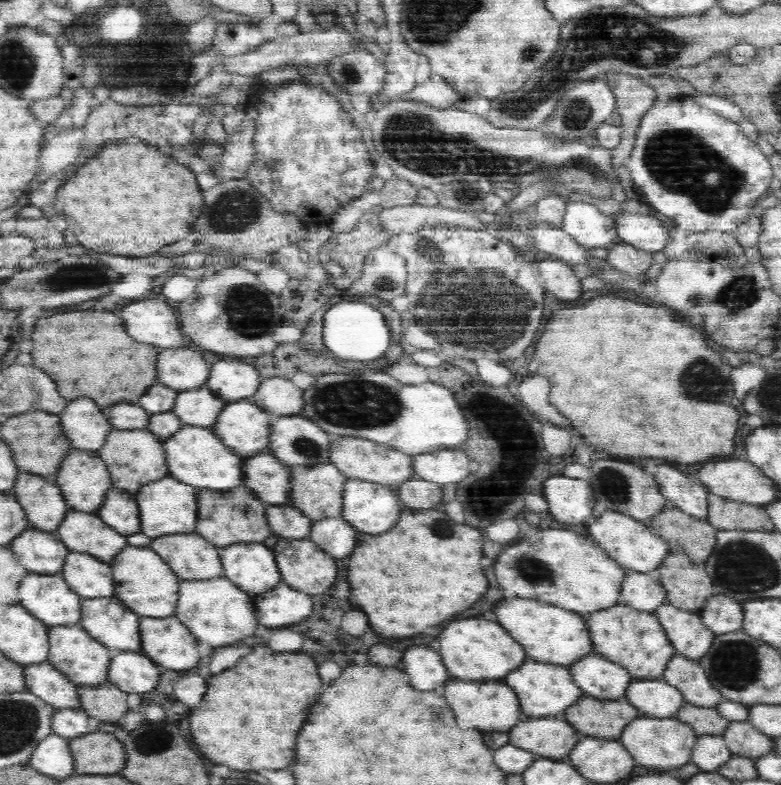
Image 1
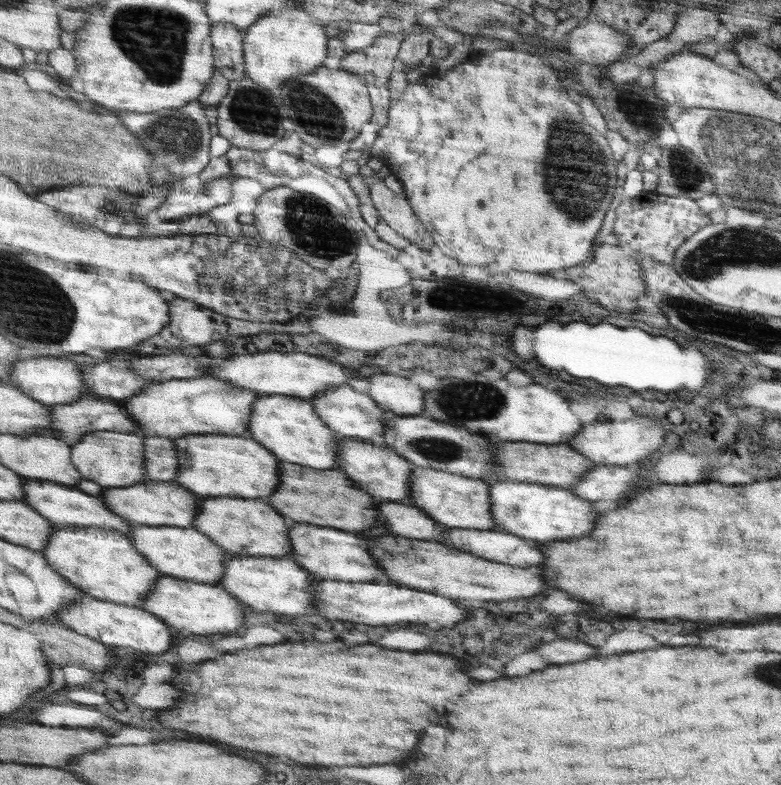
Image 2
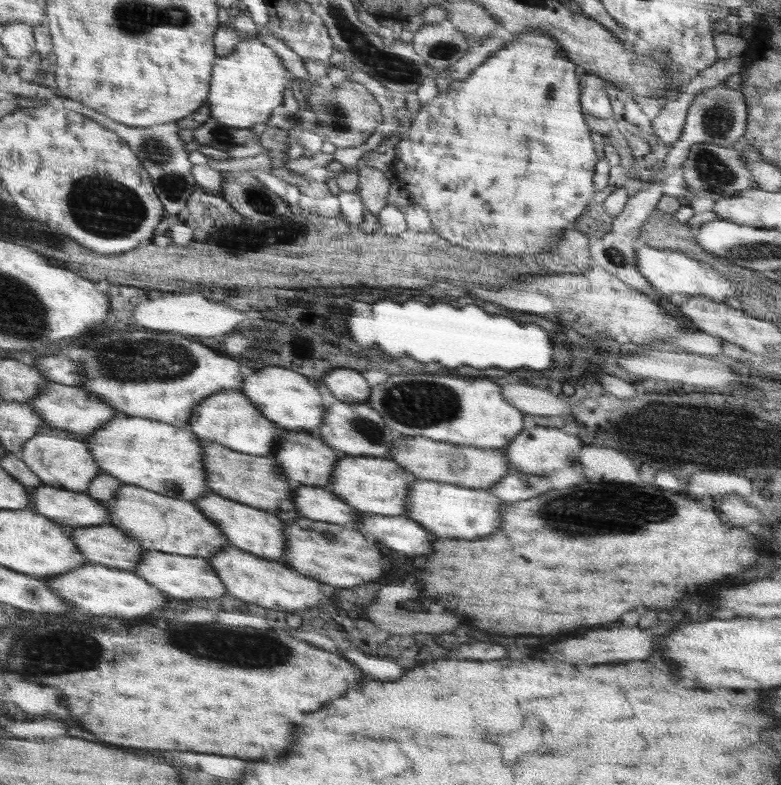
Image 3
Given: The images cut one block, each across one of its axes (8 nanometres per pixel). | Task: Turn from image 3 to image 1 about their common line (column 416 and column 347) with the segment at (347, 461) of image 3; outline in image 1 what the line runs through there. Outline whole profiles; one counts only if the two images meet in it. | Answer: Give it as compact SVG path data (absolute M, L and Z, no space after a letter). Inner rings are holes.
M330 462L308 467L296 465L291 477L291 494L288 504L301 510L313 521L342 516L344 488L349 479L347 474L336 468L336 465Z

